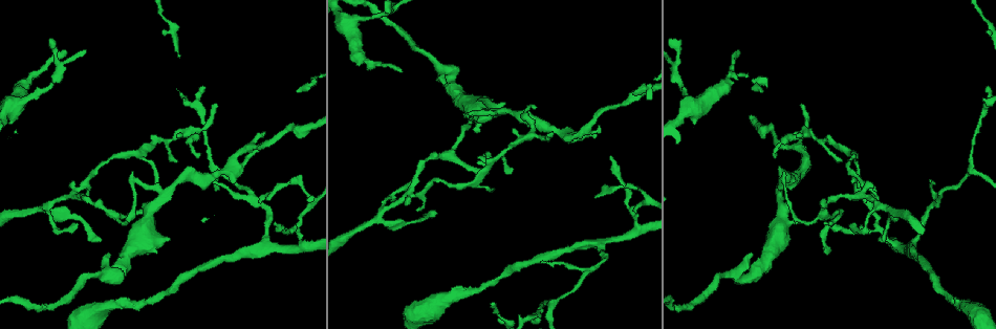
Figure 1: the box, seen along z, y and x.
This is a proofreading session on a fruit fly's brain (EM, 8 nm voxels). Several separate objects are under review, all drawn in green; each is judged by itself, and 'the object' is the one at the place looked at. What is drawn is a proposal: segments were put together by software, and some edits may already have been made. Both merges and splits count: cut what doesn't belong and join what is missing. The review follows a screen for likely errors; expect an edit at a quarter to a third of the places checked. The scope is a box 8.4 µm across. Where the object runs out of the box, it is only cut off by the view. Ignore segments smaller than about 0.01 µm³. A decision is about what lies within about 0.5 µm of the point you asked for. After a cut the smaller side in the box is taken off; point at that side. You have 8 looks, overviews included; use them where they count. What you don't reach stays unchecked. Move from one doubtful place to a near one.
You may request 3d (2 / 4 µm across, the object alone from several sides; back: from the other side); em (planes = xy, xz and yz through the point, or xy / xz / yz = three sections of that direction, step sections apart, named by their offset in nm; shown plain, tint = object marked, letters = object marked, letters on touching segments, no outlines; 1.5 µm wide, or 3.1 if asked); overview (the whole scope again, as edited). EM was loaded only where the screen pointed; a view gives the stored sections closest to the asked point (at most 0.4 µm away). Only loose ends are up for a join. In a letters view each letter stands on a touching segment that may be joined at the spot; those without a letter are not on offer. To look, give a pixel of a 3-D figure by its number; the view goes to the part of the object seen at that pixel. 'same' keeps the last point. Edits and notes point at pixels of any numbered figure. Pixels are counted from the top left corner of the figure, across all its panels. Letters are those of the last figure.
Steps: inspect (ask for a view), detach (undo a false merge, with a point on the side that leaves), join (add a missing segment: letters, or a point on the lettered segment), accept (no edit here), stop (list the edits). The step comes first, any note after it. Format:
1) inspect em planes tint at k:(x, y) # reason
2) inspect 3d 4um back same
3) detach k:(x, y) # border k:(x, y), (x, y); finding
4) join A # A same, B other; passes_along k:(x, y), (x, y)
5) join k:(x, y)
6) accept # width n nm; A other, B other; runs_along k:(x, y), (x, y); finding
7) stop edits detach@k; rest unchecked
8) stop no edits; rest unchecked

inspect em xy step 8 letters at 1:(679, 83) # three arms meet

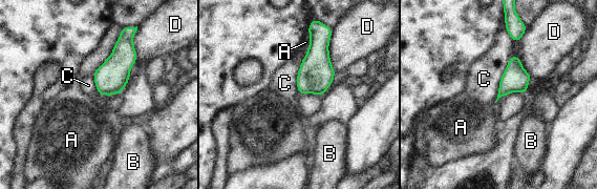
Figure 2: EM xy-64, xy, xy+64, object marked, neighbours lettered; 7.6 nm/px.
accept # longest_contact A 420 nm; A other, B other, C other, D other; border 2:(512, 55), (502, 76), (494, 102); continuous, no second cell

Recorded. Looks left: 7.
inspect em yz step 4 letters at 1:(401, 72) # tapers out

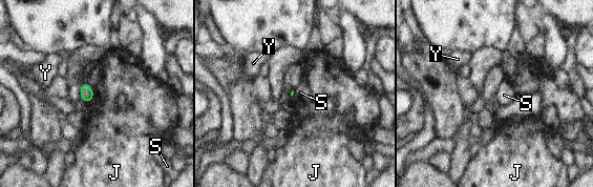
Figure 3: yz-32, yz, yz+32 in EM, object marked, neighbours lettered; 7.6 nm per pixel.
inspect em planes letters same

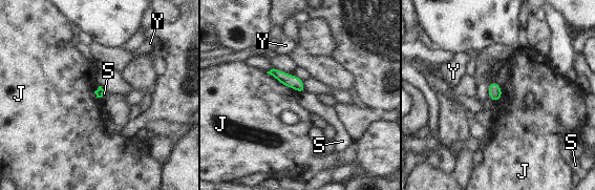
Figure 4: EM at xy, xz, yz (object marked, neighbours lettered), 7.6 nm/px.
accept # J other, S other, Y other; none of them fits

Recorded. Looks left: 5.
inspect em yz step 8 letters at 1:(551, 132) # an open end

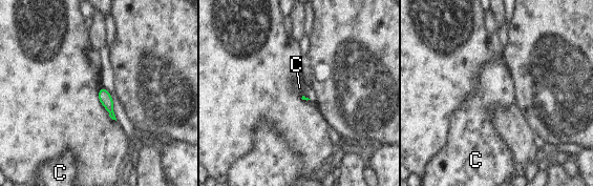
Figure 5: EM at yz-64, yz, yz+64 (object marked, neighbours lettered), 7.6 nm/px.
inspect em planes letters same

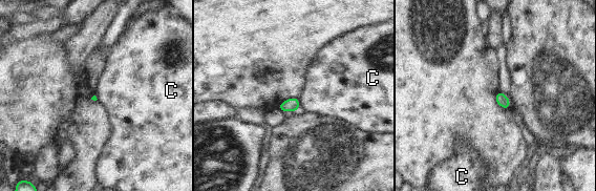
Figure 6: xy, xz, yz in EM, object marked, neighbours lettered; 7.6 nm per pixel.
accept # C other; border 6:(298, 98), (299, 109); no lettered segment goes on from it

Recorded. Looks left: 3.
stop no edits; rest unchecked

